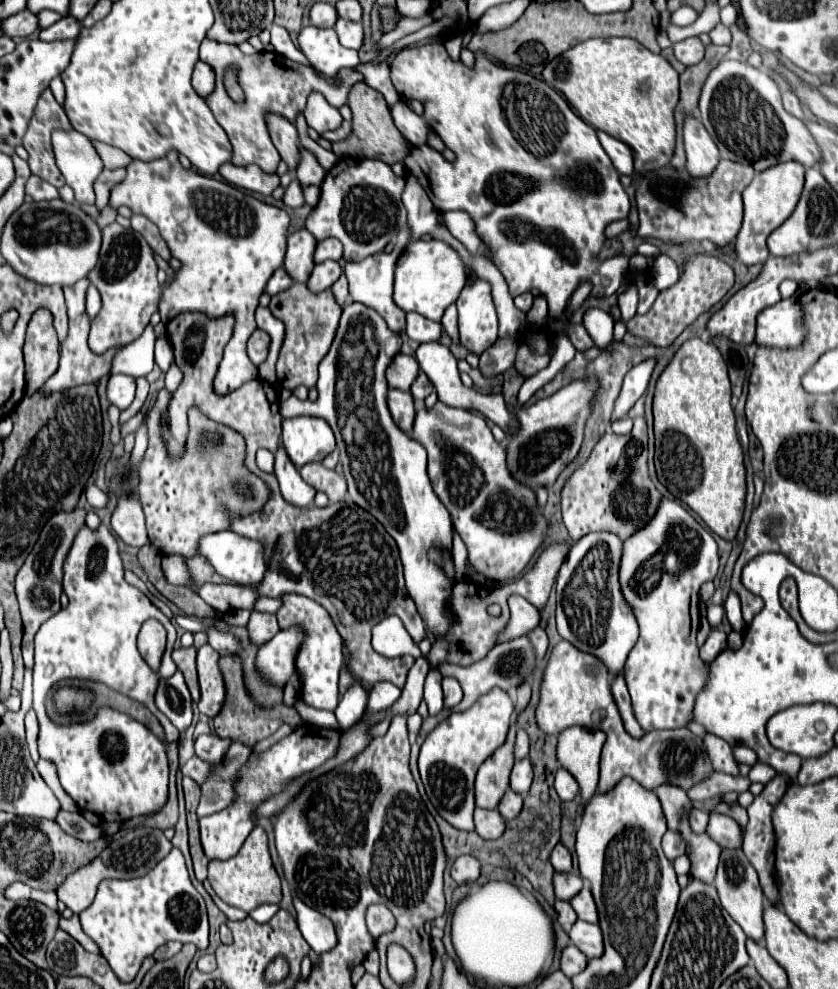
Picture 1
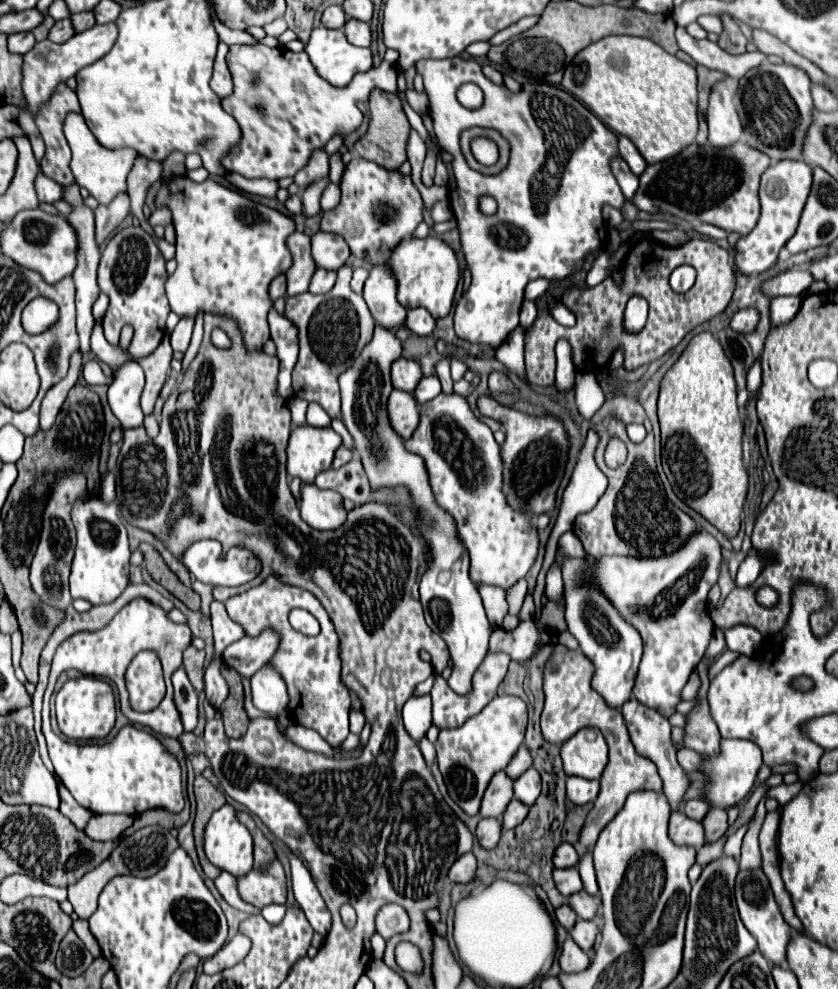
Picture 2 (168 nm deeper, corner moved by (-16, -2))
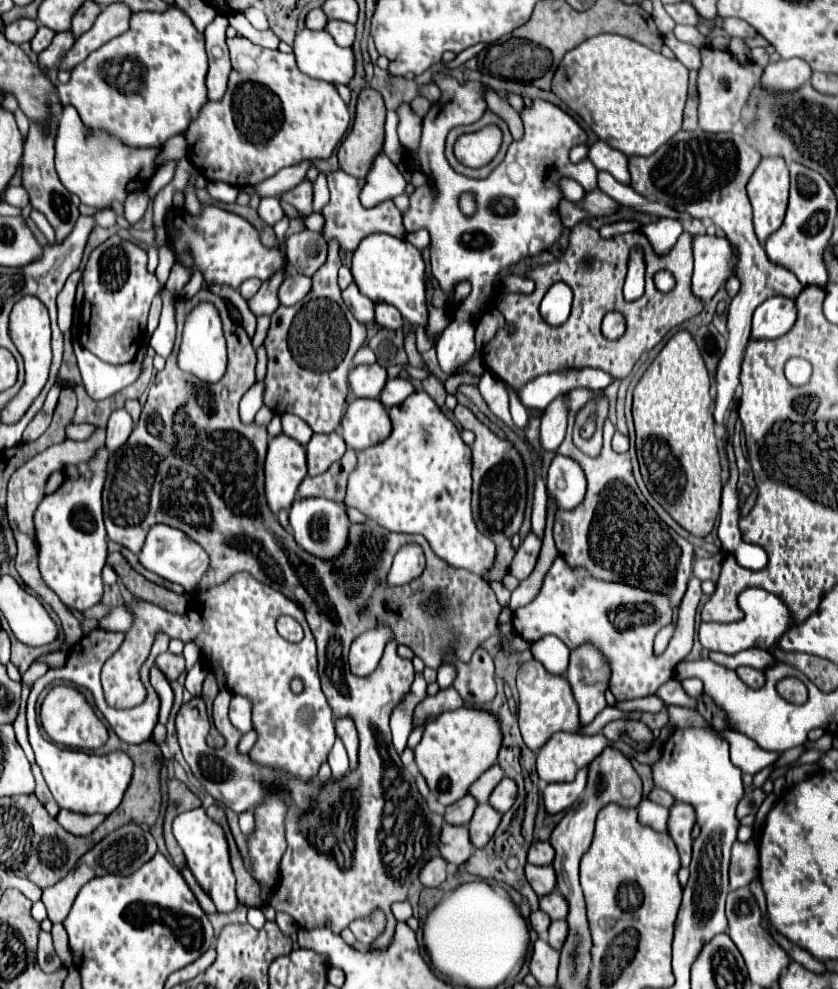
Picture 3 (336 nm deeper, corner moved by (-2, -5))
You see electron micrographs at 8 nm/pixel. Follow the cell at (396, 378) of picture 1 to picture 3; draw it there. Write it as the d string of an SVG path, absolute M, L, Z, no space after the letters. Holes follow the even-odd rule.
M380 364L358 366L350 372L348 384L356 398L378 398L382 388L386 386L388 372Z

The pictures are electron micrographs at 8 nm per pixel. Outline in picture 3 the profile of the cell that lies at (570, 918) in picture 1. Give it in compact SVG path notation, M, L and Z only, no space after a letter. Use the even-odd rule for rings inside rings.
M542 910L530 914L530 924L532 924L532 928L538 932L540 938L546 938L546 928L550 926L550 922L552 922L552 920L550 920L550 918L546 916L546 912L542 912Z

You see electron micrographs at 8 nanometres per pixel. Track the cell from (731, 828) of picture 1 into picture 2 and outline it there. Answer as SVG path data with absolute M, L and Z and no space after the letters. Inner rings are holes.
M710 807L710 811L702 819L702 827L704 827L706 843L708 845L714 843L728 829L728 815L726 815L726 811L718 809L718 807Z

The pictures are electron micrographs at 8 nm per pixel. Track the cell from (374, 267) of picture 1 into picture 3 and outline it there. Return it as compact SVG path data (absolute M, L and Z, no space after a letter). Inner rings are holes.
M350 284L342 292L342 298L344 298L346 306L352 310L356 320L360 320L362 324L374 324L374 302L370 298L366 298L364 294L360 294L356 284Z

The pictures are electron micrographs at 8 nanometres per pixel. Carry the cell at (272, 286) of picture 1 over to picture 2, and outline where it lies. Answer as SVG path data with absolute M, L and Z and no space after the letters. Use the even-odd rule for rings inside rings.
M276 275L272 283L268 285L268 297L276 301L278 297L284 297L284 275Z

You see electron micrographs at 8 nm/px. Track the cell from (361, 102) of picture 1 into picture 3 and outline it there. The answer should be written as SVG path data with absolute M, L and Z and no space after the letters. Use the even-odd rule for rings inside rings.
M366 86L358 96L354 128L338 148L338 162L346 174L356 178L366 178L366 172L370 172L370 164L374 162L374 156L378 156L378 152L382 152L384 148L384 120L386 120L386 108L380 92Z

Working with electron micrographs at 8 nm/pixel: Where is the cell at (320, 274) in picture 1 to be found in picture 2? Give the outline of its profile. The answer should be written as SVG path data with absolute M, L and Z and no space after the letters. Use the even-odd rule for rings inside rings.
M316 269L316 273L312 275L312 281L310 281L310 287L308 291L312 295L320 295L320 293L328 293L332 289L336 281L336 271L326 271L326 269Z

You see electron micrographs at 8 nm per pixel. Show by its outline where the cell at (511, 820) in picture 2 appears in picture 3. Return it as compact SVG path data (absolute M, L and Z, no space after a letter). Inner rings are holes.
M480 804L476 808L476 812L468 824L470 840L472 840L474 848L482 848L488 844L488 840L498 830L500 820L502 820L502 814L494 812L494 808L490 808L490 804Z

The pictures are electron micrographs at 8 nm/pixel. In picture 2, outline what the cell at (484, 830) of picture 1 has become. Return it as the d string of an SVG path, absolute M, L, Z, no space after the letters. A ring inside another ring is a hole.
M480 819L476 825L476 839L484 849L494 849L502 835L498 819Z

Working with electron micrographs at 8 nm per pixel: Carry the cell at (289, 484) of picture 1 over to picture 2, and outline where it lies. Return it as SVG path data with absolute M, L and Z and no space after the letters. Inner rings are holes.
M302 485L302 519L318 531L334 531L346 521L344 499L336 491L322 491L316 485Z

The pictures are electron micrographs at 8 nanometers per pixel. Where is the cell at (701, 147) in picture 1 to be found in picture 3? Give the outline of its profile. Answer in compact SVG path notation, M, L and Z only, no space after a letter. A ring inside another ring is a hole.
M700 48L702 50L702 68L698 74L698 94L700 94L700 106L698 106L698 126L704 132L718 134L718 132L730 132L734 124L740 120L744 106L748 102L750 90L756 86L762 68L758 64L738 64L730 52L720 52L712 48Z

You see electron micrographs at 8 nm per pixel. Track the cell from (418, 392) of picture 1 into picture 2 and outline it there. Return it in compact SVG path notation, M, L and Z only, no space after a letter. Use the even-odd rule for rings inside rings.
M422 377L420 381L418 381L418 385L416 385L416 389L414 389L414 399L418 401L418 403L426 403L426 401L430 401L430 399L434 399L438 393L442 391L442 387L440 387L440 381L438 381L438 377Z

